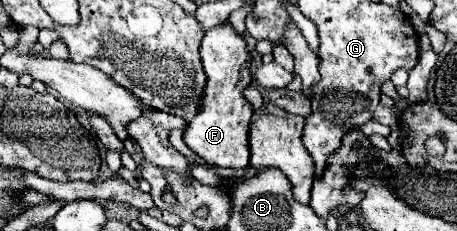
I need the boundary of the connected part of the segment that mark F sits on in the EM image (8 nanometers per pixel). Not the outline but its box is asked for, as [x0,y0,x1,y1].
[183,22,253,168]

